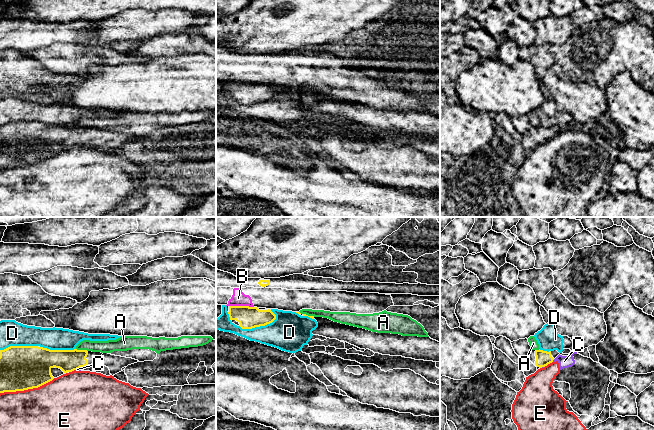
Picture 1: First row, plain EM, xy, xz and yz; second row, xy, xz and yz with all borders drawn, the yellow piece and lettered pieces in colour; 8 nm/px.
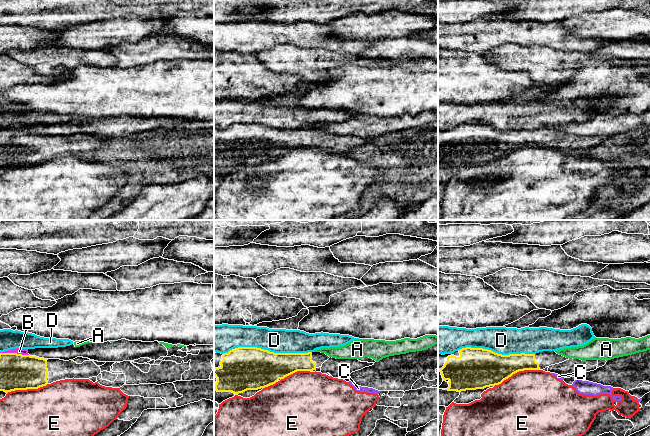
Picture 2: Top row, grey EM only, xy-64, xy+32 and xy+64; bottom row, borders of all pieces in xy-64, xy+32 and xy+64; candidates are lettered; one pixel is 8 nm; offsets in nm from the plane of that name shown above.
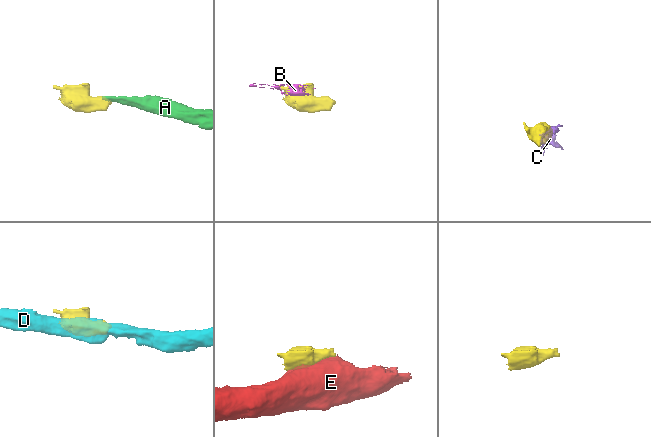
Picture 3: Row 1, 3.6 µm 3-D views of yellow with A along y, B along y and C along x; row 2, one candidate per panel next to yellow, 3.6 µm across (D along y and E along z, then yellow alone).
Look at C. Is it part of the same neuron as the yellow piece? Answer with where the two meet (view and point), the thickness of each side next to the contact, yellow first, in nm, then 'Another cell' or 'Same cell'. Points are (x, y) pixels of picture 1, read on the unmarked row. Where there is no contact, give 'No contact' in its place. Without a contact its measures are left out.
Touches yellow at yz (553, 135). Thickness 120 nm (yellow) against 100 nm. Another cell

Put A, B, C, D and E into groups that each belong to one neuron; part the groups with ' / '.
A B / C E / D

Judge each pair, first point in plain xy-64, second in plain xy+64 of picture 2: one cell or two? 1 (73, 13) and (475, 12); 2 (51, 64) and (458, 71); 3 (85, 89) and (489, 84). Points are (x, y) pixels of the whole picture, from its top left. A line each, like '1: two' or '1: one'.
1: two
2: two
3: two

